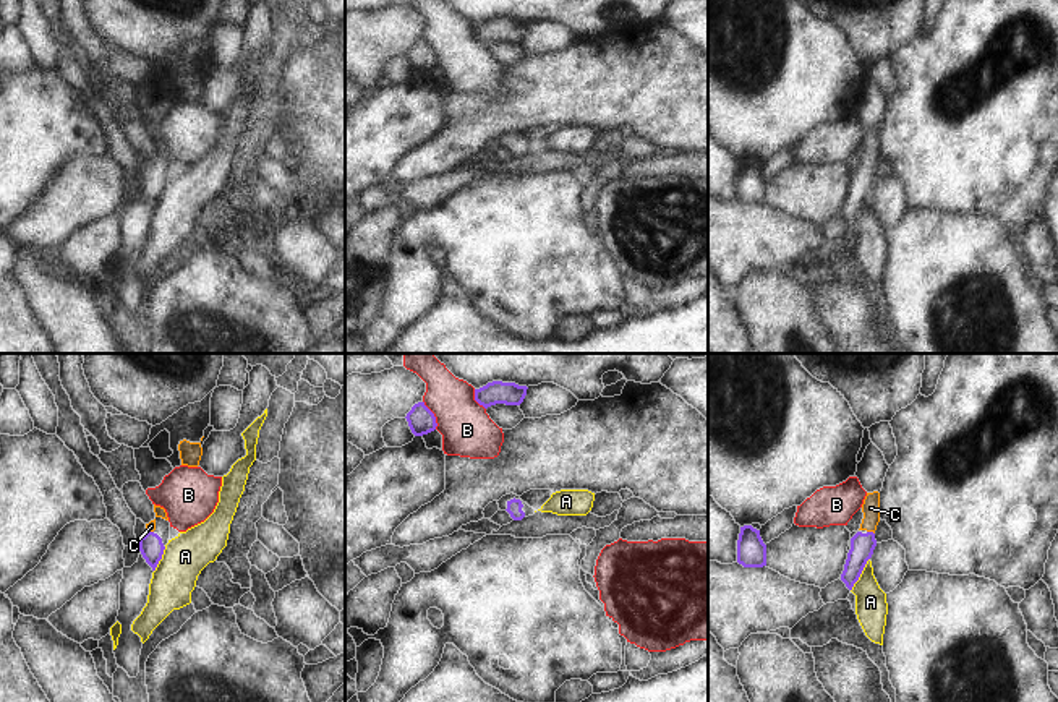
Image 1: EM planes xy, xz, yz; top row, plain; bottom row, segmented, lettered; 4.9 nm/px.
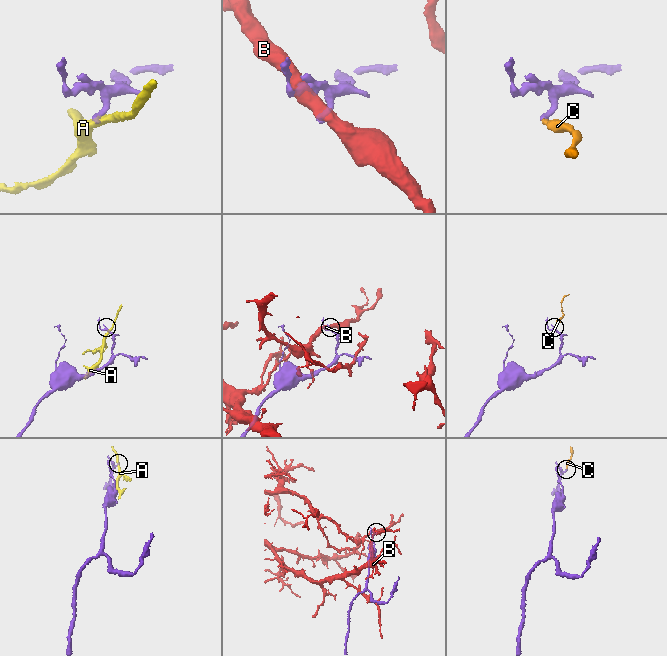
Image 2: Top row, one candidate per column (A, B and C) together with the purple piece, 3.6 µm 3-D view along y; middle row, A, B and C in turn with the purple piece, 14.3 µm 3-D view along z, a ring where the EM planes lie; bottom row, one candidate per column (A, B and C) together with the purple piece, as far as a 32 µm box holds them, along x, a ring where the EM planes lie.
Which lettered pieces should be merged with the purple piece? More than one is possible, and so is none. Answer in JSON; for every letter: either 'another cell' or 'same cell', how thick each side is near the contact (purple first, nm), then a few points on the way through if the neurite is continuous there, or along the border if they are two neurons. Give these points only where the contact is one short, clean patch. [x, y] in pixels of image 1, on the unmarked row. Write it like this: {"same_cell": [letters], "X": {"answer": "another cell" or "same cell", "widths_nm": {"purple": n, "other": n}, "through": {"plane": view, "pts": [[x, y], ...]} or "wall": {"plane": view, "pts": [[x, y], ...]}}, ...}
{"same_cell": ["C"], "A": {"answer": "another cell", "widths_nm": {"purple": 120, "other": 160}, "wall": {"plane": "yz", "pts": [[869, 195], [851, 227]]}}, "B": {"answer": "another cell", "widths_nm": {"purple": 140, "other": 260}}, "C": {"answer": "same cell", "widths_nm": {"purple": 120, "other": 90}, "through": {"plane": "yz", "pts": [[862, 182], [870, 169], [870, 145]]}}}

